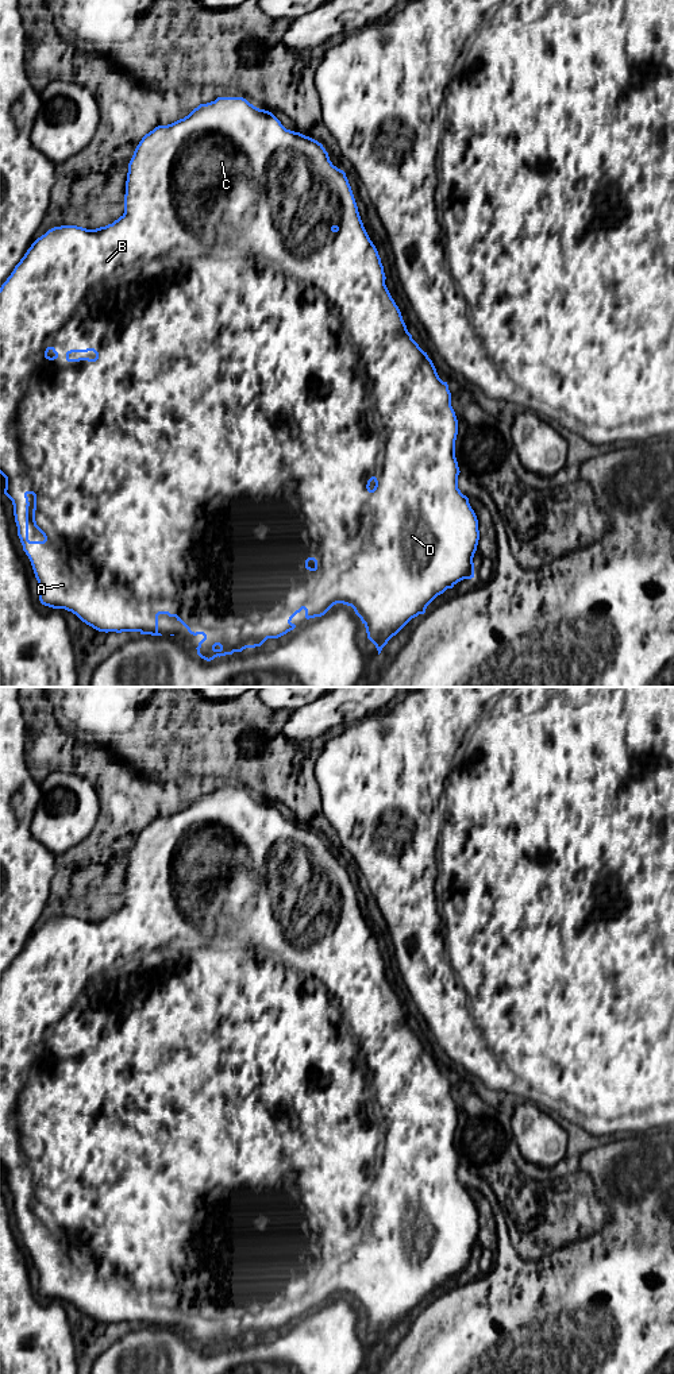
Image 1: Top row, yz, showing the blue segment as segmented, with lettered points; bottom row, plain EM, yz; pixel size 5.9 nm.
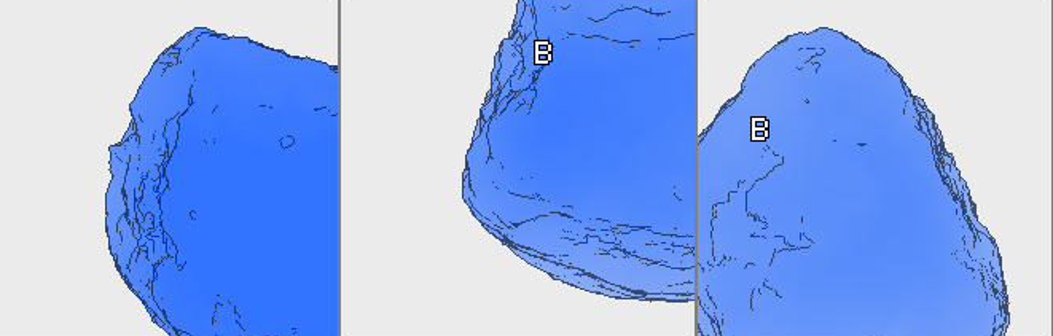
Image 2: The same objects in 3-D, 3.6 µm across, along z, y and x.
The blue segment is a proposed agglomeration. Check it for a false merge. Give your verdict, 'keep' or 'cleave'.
keep

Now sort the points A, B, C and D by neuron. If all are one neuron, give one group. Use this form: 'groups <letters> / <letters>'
groups A B C D

